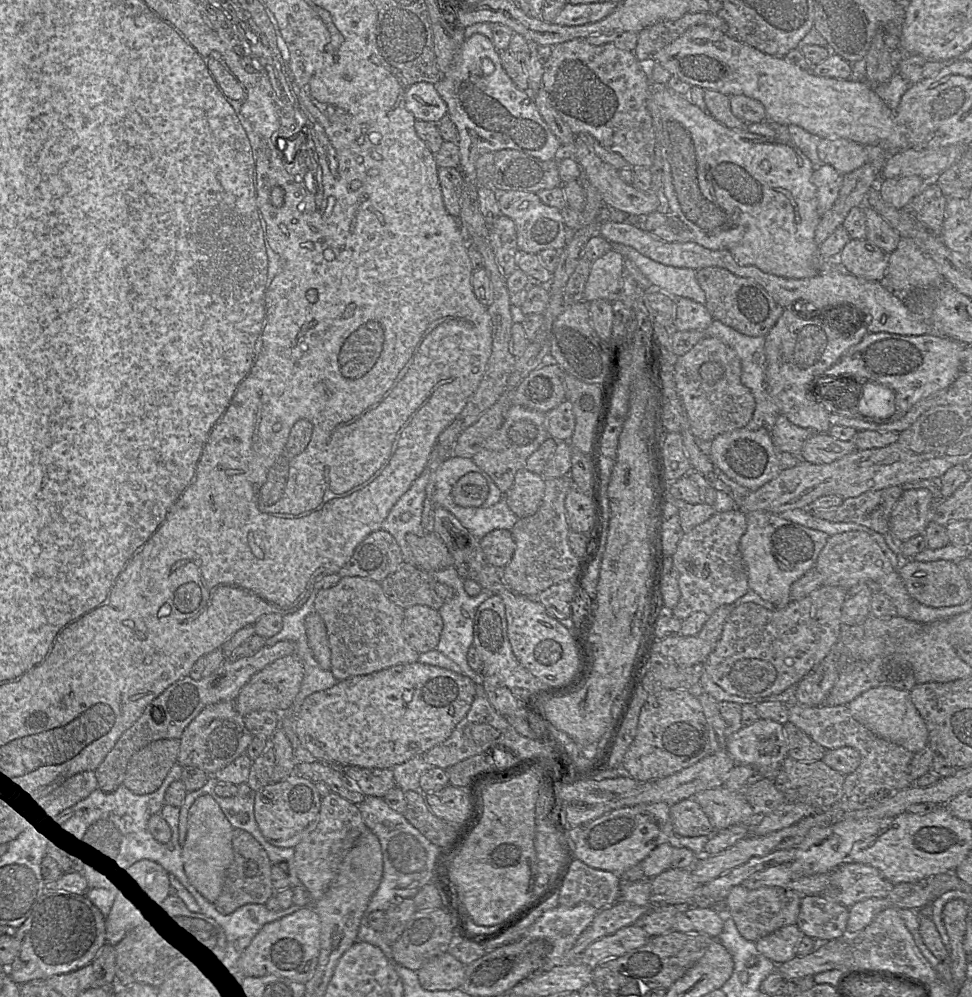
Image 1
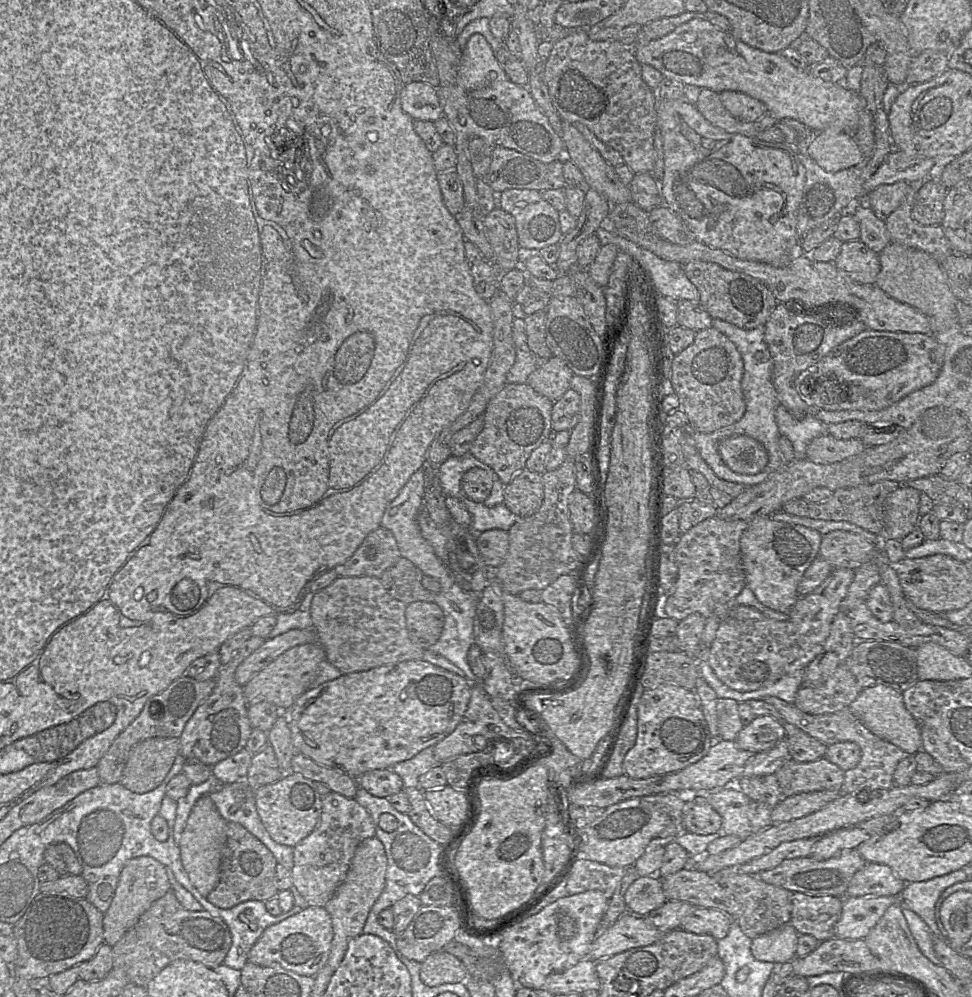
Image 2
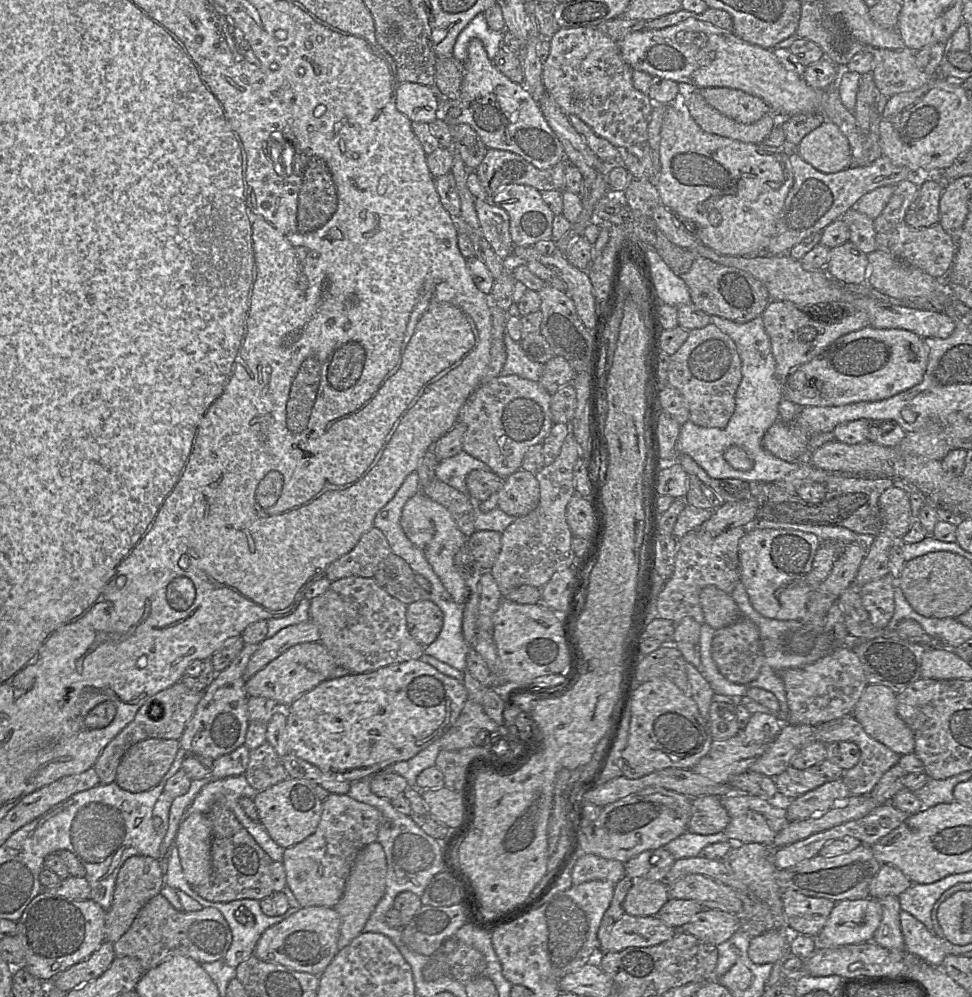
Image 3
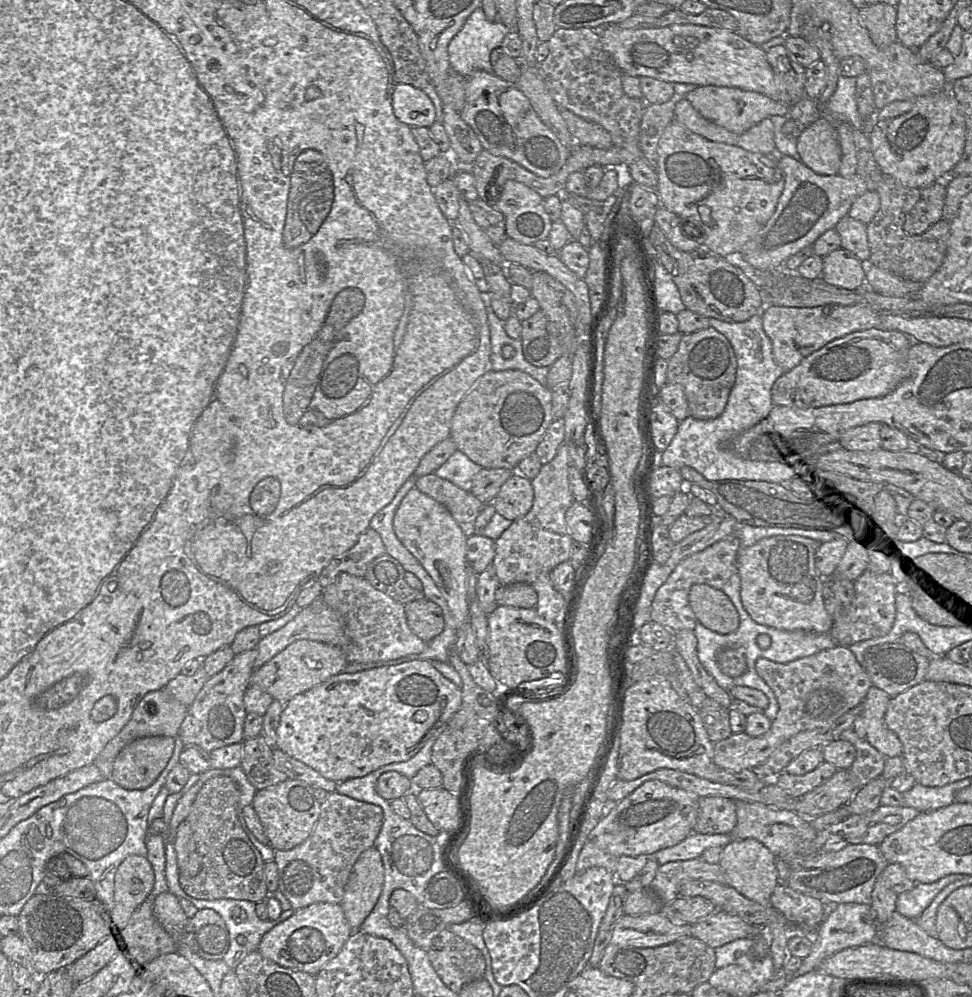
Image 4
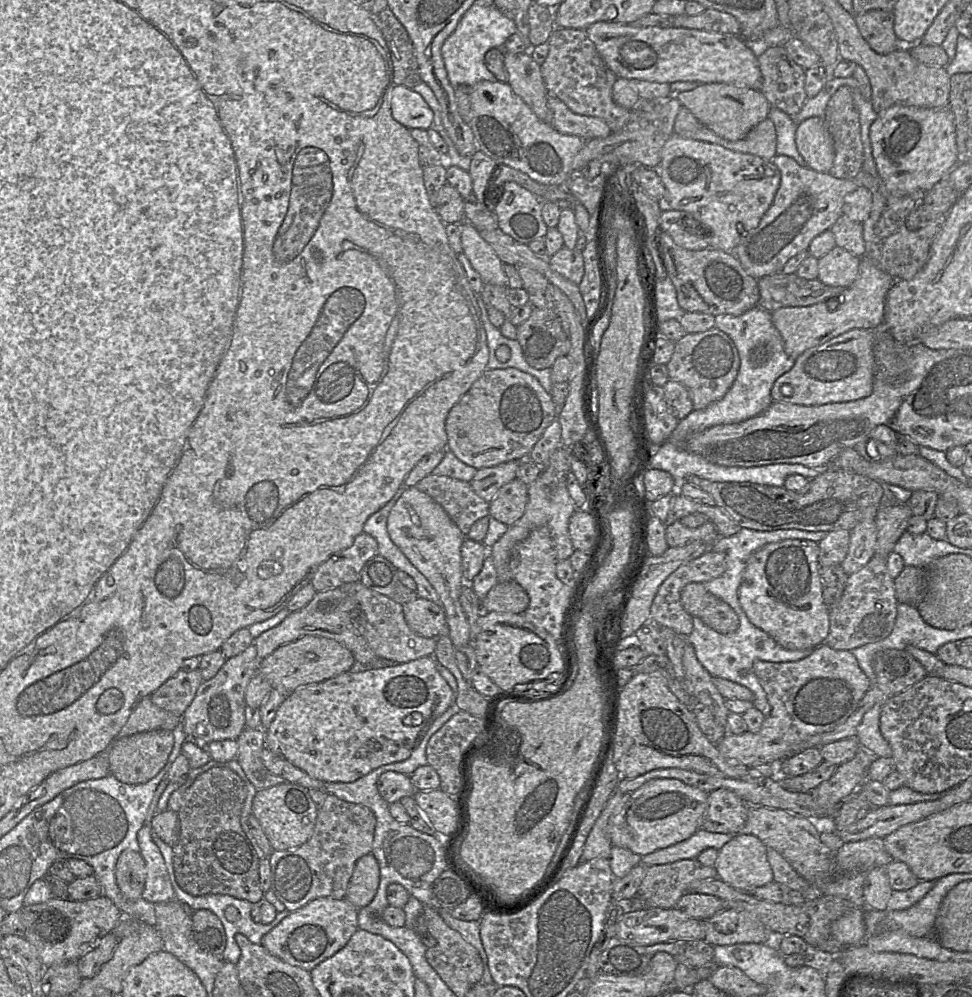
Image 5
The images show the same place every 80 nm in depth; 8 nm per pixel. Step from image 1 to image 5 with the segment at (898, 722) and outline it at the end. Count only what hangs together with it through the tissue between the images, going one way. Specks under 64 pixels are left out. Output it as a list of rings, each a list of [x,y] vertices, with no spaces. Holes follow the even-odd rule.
[[[875,704],[863,716],[856,730],[859,744],[873,751],[878,757],[891,757],[891,747],[880,731],[881,704]]]

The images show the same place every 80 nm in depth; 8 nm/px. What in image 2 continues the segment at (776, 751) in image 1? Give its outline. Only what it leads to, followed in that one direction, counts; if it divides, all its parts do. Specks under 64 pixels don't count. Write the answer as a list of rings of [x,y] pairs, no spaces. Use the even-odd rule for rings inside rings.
[[[756,716],[738,733],[735,743],[751,754],[768,751],[785,738],[783,722],[771,716]]]

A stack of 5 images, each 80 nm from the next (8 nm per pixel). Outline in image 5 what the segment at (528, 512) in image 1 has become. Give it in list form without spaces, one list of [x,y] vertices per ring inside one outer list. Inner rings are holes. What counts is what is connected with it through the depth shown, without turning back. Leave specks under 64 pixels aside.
[[[515,478],[499,488],[489,502],[489,516],[510,526],[524,513],[528,486]]]

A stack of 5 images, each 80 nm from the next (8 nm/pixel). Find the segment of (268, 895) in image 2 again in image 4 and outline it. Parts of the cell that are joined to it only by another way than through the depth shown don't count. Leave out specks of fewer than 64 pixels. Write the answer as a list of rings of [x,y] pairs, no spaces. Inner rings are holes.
[[[228,776],[209,779],[197,793],[186,821],[201,858],[201,869],[194,877],[179,873],[179,883],[189,896],[202,900],[236,899],[253,903],[268,898],[265,861],[240,824],[239,799],[239,785]]]

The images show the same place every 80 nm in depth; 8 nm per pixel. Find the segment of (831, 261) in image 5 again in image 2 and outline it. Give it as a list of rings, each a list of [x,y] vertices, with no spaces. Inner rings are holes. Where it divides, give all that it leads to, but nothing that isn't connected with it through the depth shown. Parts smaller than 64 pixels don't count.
[[[860,239],[843,242],[833,263],[859,284],[874,284],[881,269],[879,254]]]

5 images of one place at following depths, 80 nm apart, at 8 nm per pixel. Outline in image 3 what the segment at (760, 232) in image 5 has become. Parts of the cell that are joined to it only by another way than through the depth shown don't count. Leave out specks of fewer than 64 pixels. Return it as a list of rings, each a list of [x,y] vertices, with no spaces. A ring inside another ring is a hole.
[[[798,152],[789,155],[794,182],[779,215],[776,230],[766,249],[766,254],[777,256],[788,253],[804,238],[823,231],[829,224],[842,217],[865,194],[886,185],[896,185],[909,180],[918,186],[926,179],[937,179],[938,174],[915,174],[905,166],[897,166],[881,156],[867,166],[852,165],[836,173],[823,173],[804,161]]]

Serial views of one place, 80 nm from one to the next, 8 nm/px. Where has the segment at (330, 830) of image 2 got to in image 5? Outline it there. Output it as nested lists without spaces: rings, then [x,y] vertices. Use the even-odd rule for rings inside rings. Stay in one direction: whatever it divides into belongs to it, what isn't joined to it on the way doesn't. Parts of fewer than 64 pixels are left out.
[[[327,794],[323,805],[318,808],[318,815],[312,836],[297,848],[273,851],[269,856],[271,866],[270,890],[284,904],[286,910],[290,912],[298,910],[317,898],[345,898],[356,862],[362,856],[372,852],[375,825],[375,816],[369,808],[359,804],[348,803]]]

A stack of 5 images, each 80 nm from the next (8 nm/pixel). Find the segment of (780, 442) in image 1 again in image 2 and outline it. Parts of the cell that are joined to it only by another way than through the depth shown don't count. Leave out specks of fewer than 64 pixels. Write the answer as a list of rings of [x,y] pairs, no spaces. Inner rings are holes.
[[[779,404],[775,411],[775,419],[780,436],[788,438],[792,443],[795,460],[806,459],[805,453],[809,442],[827,434],[827,426],[813,413],[796,418],[783,405]]]

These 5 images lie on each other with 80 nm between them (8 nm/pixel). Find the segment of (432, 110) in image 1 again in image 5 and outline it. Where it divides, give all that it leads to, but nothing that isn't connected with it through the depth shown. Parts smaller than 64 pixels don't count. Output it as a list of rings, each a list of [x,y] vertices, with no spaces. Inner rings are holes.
[[[393,85],[390,106],[393,118],[408,129],[427,130],[432,124],[433,111],[419,93],[406,86]]]

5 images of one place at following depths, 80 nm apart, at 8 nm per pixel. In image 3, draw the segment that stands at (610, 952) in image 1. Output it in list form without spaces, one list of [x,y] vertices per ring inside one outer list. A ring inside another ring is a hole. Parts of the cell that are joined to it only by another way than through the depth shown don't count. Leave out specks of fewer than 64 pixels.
[[[624,913],[613,925],[609,935],[599,942],[599,953],[655,946],[671,939],[677,932],[656,916],[637,917]]]

